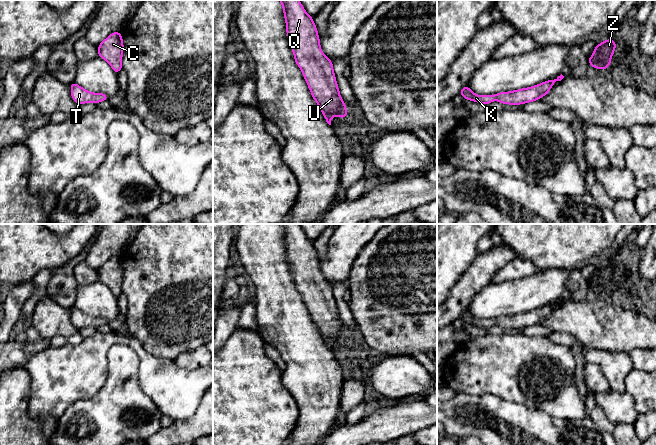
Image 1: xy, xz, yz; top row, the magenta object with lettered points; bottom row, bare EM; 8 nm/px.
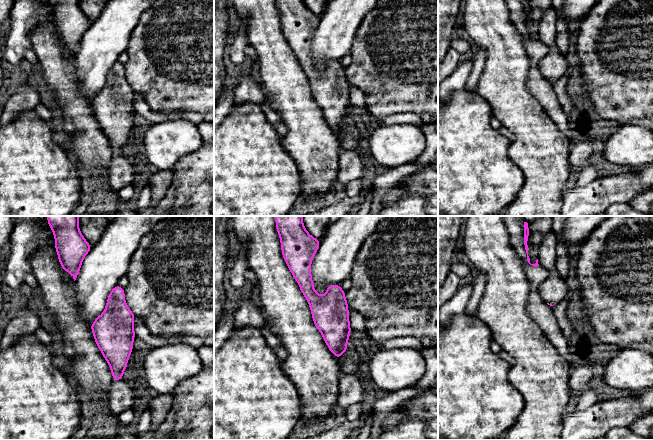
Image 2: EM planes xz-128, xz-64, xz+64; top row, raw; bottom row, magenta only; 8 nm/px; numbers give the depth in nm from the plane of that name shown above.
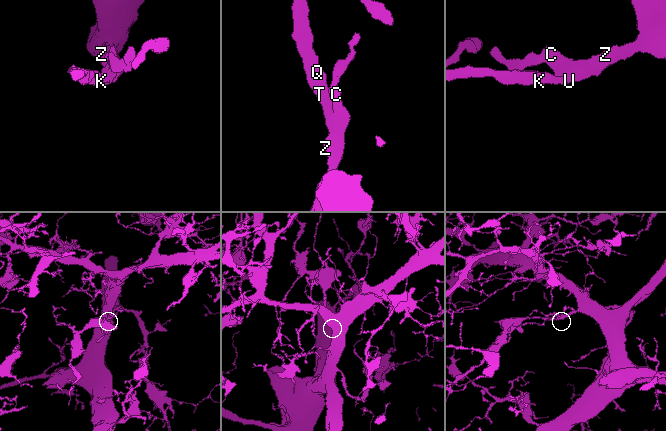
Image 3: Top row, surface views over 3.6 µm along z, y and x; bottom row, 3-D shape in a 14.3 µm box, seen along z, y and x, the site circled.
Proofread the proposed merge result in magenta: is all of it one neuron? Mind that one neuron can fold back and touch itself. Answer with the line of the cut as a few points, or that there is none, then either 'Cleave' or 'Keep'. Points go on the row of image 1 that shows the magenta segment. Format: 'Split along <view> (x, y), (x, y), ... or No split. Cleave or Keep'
No split. Keep

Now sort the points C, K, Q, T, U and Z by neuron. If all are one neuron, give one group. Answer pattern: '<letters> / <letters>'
C K Q T U Z

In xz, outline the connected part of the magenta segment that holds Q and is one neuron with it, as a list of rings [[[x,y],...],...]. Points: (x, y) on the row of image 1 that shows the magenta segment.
[[[279,0],[283,7],[286,31],[295,62],[303,72],[304,79],[313,99],[319,106],[326,122],[331,125],[331,118],[338,116],[346,119],[347,109],[340,96],[333,63],[325,56],[320,47],[320,40],[313,18],[307,14],[299,0]]]

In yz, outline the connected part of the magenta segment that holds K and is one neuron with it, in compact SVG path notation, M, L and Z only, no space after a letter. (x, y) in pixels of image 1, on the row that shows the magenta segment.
M561 74L555 79L544 81L543 83L534 85L533 87L513 90L510 92L500 92L495 95L476 95L467 85L465 85L460 91L460 95L467 100L485 105L488 105L495 100L502 104L521 105L527 102L539 100L542 96L547 95L554 83L561 81L563 78L564 76Z

